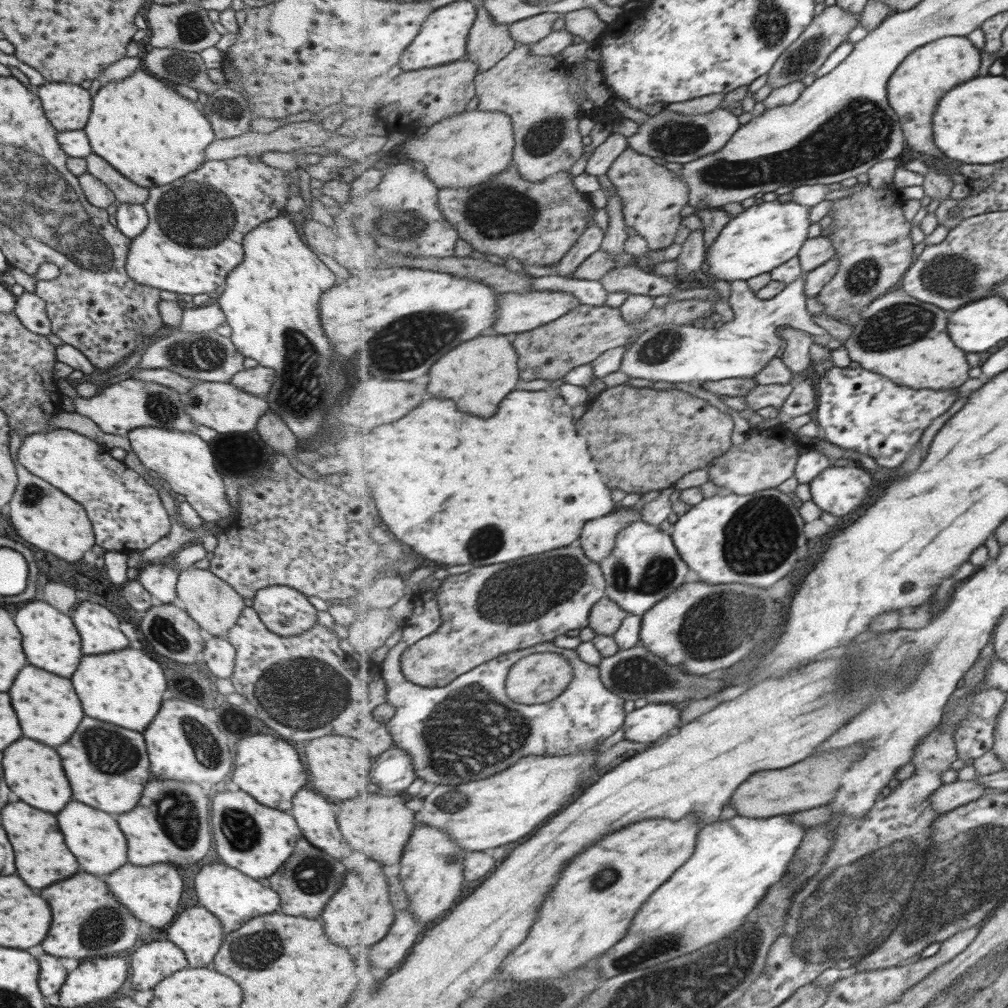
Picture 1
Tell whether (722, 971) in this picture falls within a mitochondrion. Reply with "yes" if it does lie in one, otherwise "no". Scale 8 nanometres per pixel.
yes

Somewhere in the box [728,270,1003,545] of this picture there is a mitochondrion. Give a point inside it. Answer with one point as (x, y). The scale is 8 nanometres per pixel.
(904, 323)

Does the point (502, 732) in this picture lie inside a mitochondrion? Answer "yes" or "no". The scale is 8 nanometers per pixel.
yes

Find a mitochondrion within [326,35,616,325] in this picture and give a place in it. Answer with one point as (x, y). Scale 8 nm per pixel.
(499, 212)

